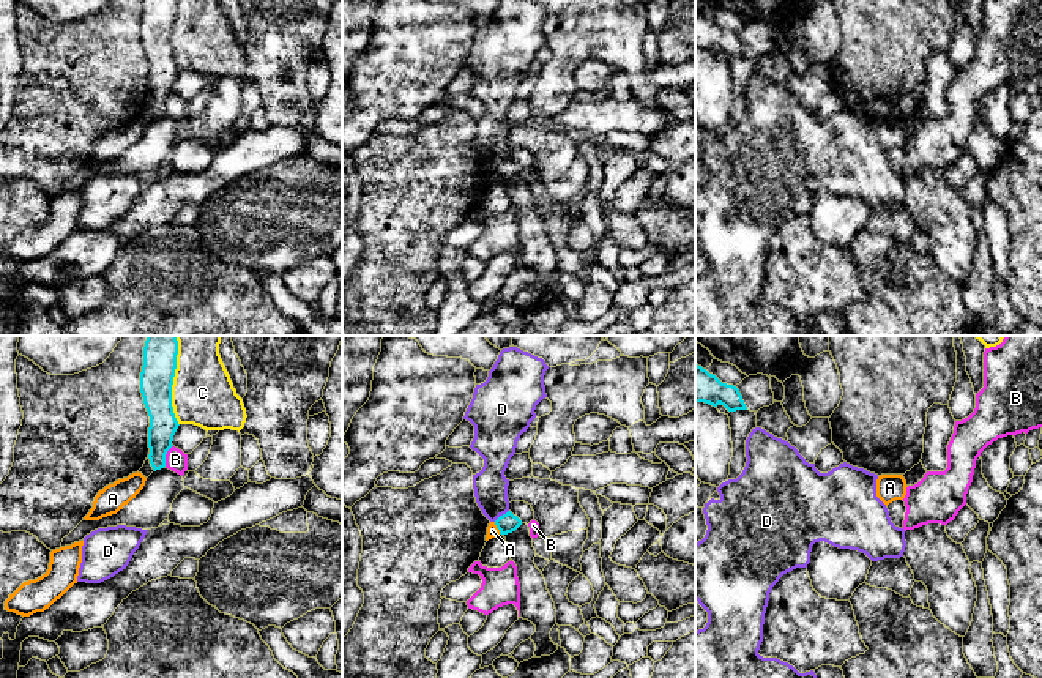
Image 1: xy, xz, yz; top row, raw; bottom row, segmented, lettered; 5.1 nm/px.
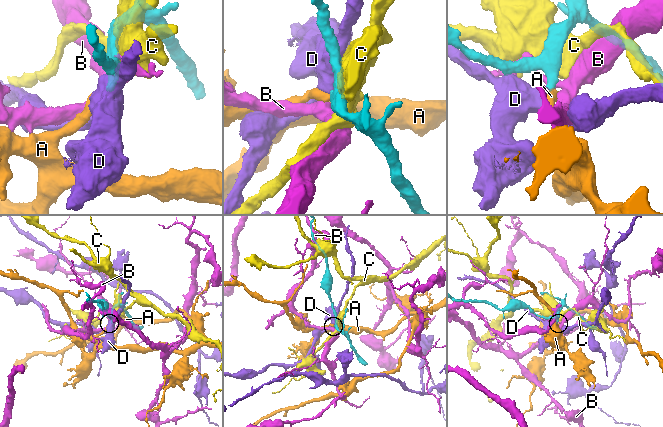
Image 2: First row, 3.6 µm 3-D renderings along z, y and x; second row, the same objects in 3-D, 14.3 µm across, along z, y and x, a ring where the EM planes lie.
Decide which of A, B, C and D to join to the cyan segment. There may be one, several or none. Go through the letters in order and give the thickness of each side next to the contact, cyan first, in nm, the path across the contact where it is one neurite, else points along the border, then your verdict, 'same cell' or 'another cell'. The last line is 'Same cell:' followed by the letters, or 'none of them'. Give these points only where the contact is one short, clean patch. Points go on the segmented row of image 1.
A: 100 nm thick on the cyan side, 60 nm on the other; border along xz (494, 522), (500, 533); another cell
B: 140 nm thick on the cyan side, 110 nm on the other; another cell
C: 180 nm thick on the cyan side, 320 nm on the other; another cell
D: 100 nm thick on the cyan side, 180 nm on the other; another cell
Same cell: none of them

